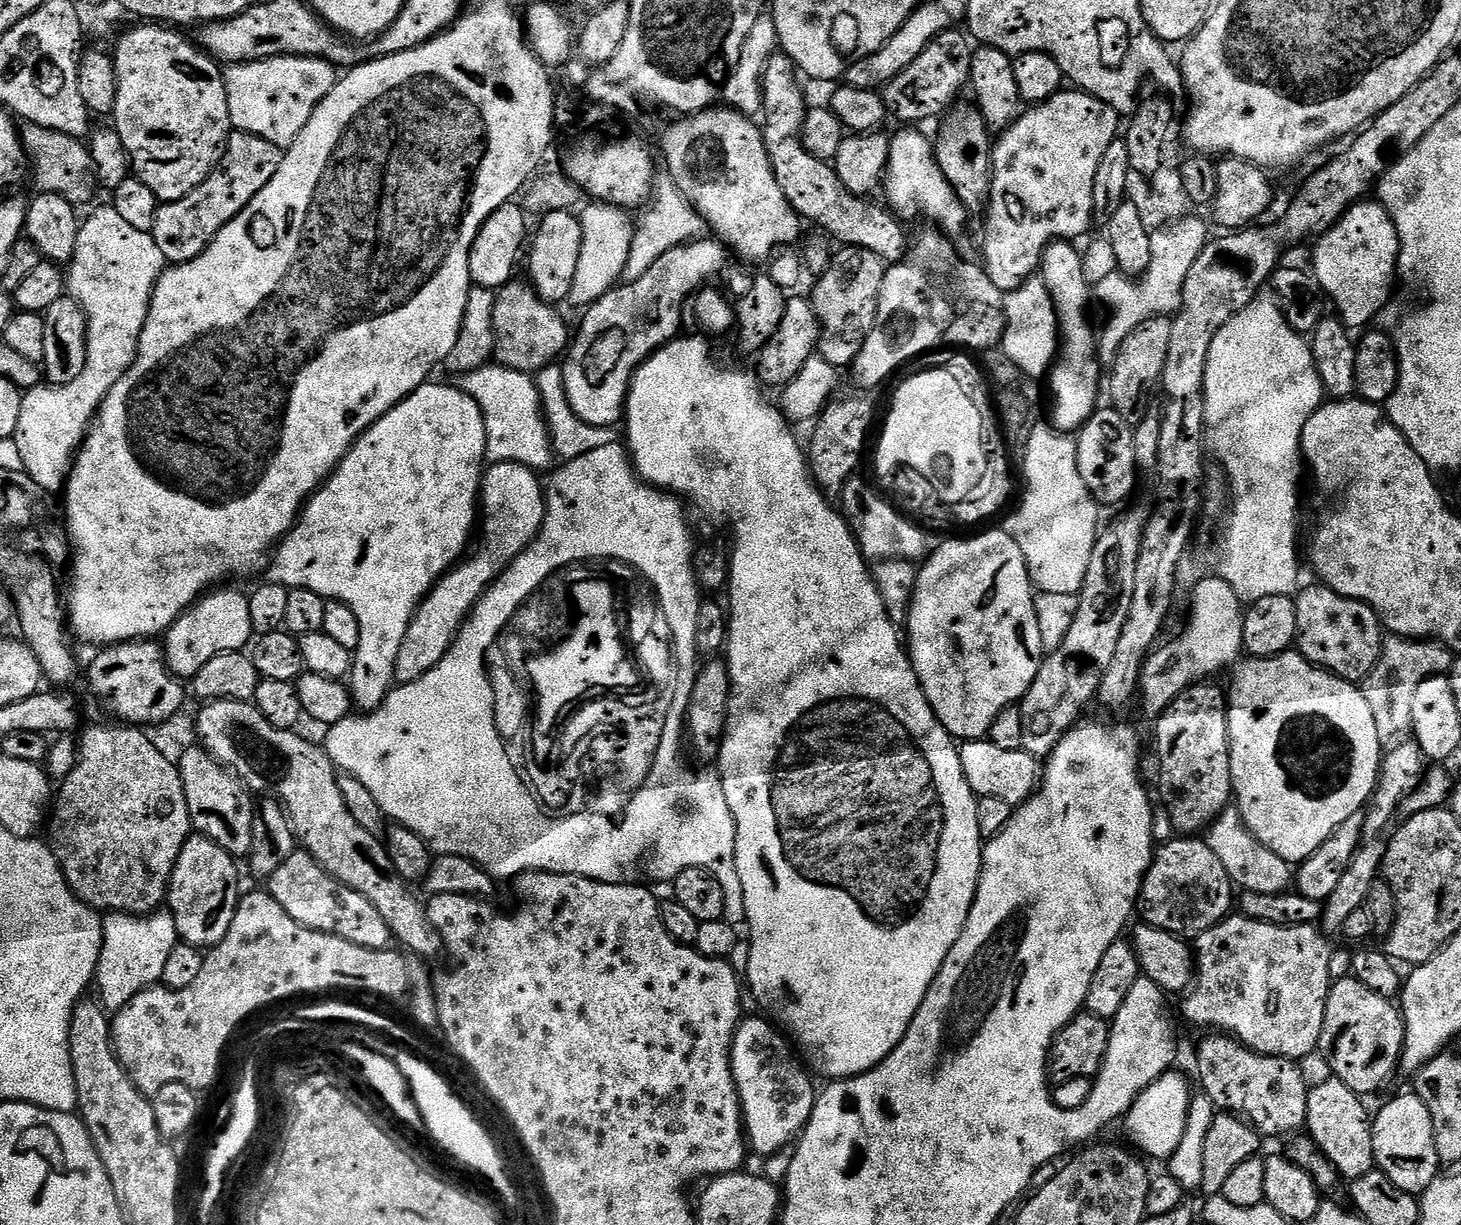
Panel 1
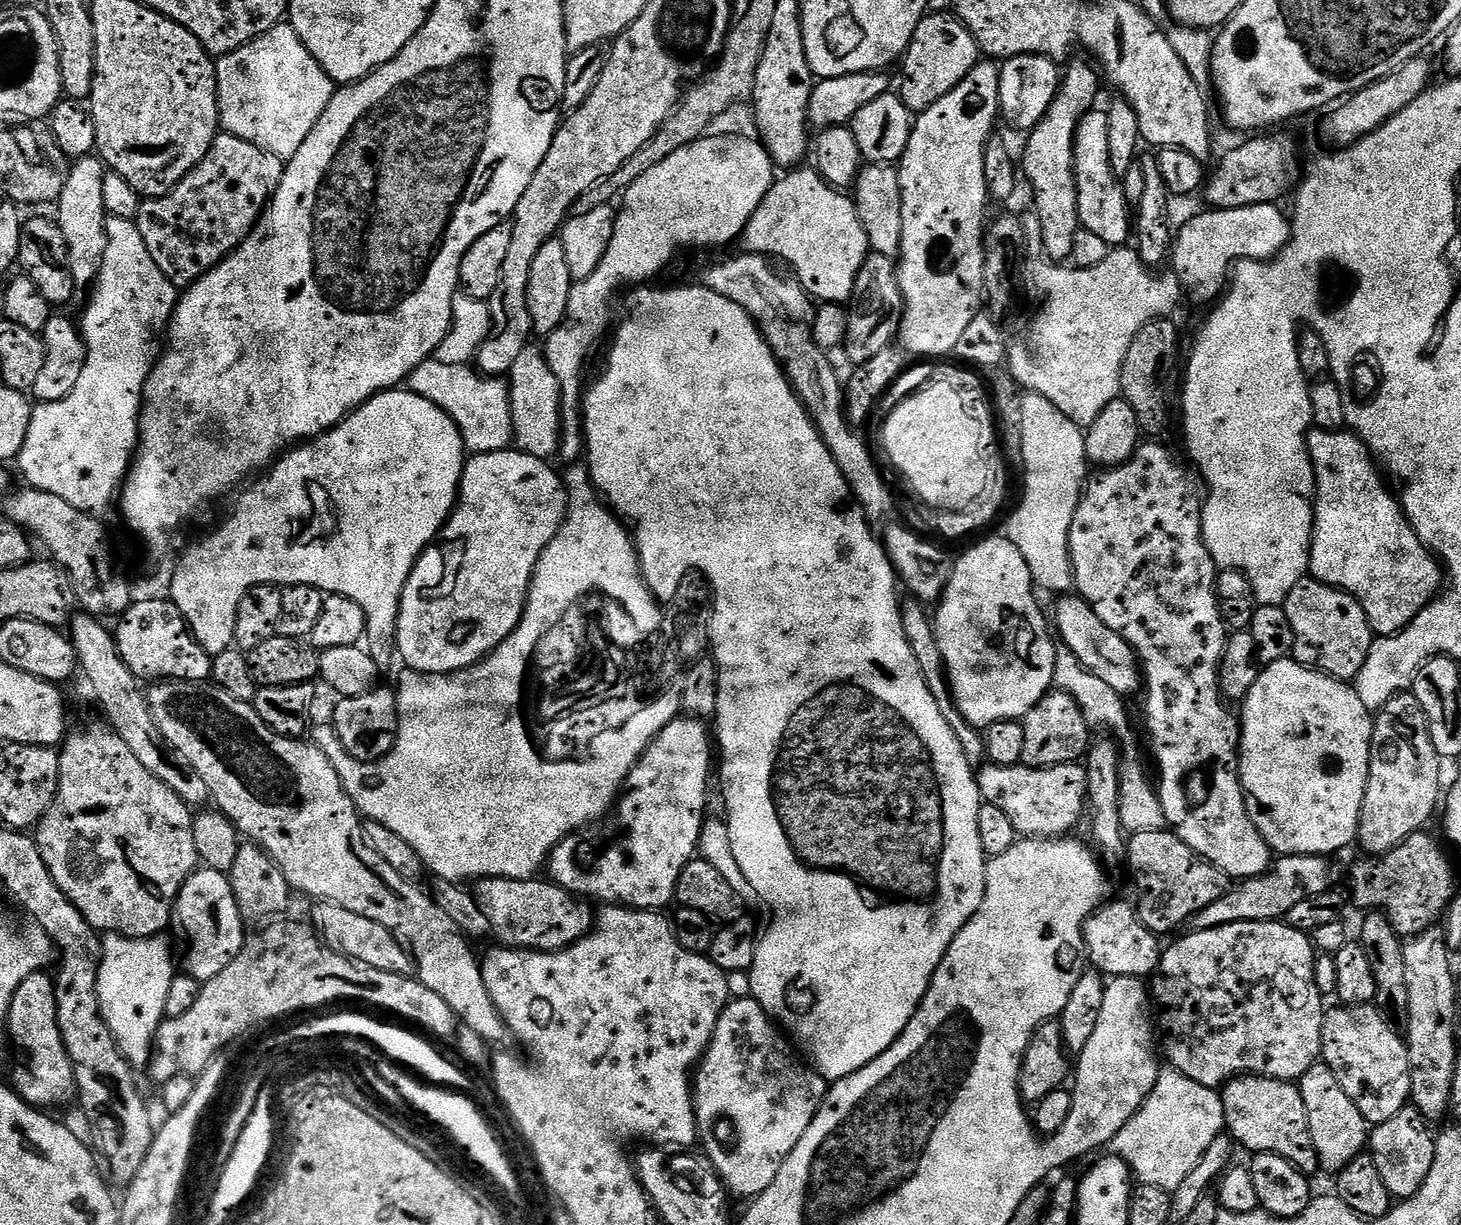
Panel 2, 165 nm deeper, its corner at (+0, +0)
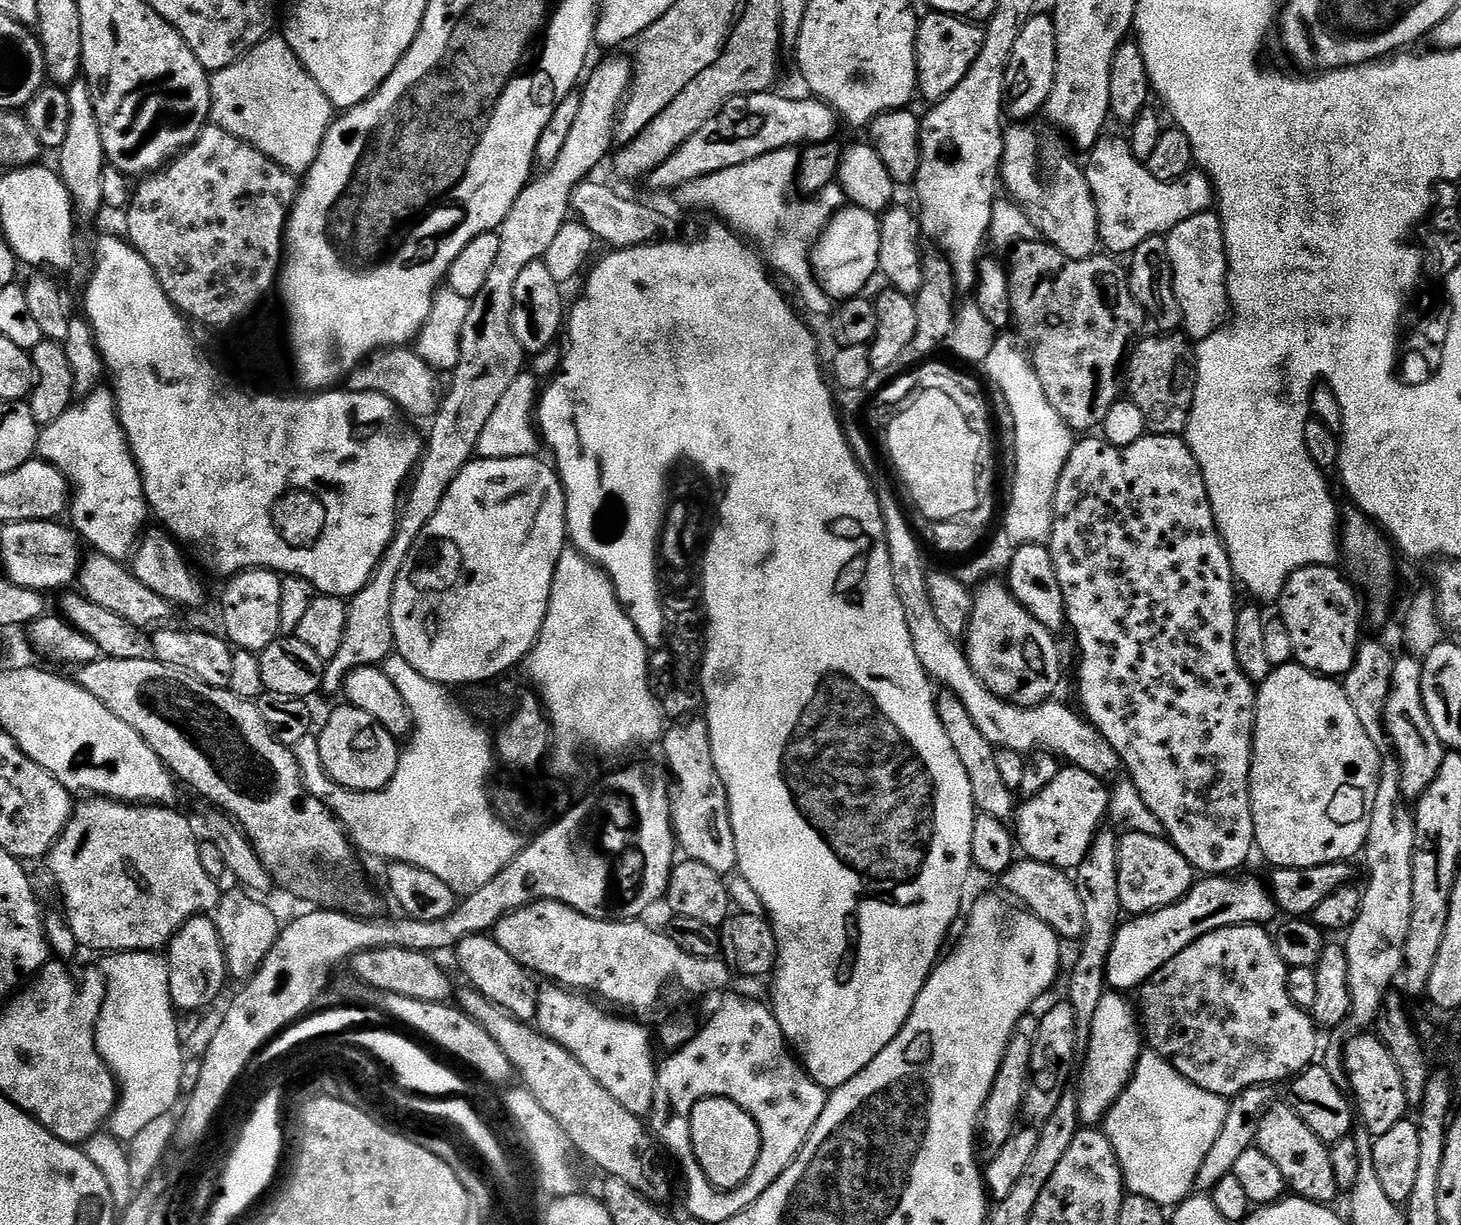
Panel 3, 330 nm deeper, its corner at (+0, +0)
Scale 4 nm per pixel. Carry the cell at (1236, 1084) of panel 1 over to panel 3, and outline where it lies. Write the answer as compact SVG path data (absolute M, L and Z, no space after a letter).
M1273 1103L1266 1118L1262 1118L1258 1126L1255 1147L1260 1148L1266 1158L1271 1158L1278 1165L1278 1170L1282 1170L1282 1178L1286 1178L1289 1189L1295 1195L1325 1206L1337 1203L1336 1195L1341 1195L1342 1190L1338 1182L1334 1182L1334 1165L1330 1162L1329 1145L1321 1142L1318 1134L1314 1134L1314 1130L1310 1130L1310 1126L1298 1118L1291 1103Z

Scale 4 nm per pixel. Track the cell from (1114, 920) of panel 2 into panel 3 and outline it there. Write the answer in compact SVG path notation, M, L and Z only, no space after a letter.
M1020 858L999 877L998 884L1013 896L1009 897L1017 905L1023 906L1042 922L1046 922L1046 926L1053 928L1061 941L1079 941L1083 937L1086 914L1082 914L1082 898L1078 898L1075 879L1065 869L1055 868L1046 862Z

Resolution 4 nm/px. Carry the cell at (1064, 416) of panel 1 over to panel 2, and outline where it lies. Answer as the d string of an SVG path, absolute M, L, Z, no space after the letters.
M1091 63L1088 64L1076 64L1069 72L1067 69L1063 73L1060 92L1042 122L1038 122L1038 126L1027 133L1024 160L1022 156L1022 176L1028 179L1032 196L1036 199L1034 215L1039 224L1038 243L1055 262L1071 261L1074 238L1082 228L1078 214L1080 191L1076 189L1076 131L1082 117L1093 111L1095 104L1092 103L1102 85L1097 69Z

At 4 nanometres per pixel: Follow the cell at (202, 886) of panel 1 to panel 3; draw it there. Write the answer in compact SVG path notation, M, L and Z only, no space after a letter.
M205 914L190 918L178 930L178 934L168 943L166 949L168 973L170 974L170 998L177 1013L203 1013L220 996L224 980L229 979L224 947L216 929L215 919Z

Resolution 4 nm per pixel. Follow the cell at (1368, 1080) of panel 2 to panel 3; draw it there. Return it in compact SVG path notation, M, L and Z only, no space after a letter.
M1353 1036L1356 1037L1349 1044L1343 1045L1346 1084L1358 1113L1359 1123L1360 1120L1364 1123L1361 1124L1363 1131L1375 1138L1386 1134L1386 1130L1392 1129L1393 1126L1398 1126L1398 1122L1409 1115L1410 1105L1406 1098L1406 1086L1402 1086L1402 1074L1398 1074L1398 1066L1394 1066L1394 1058L1390 1058L1390 1050L1386 1050L1379 1036Z

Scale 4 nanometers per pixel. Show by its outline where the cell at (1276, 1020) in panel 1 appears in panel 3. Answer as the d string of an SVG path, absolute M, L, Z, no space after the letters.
M1243 924L1233 928L1214 930L1202 938L1198 938L1198 942L1186 946L1186 950L1182 950L1182 954L1177 954L1175 958L1170 958L1170 962L1166 962L1166 966L1162 966L1162 970L1158 970L1158 974L1151 976L1144 983L1144 987L1139 989L1138 1016L1142 1021L1142 1036L1146 1041L1147 1047L1151 1051L1157 1052L1174 1070L1178 1070L1178 1074L1182 1074L1182 1078L1186 1078L1191 1084L1206 1090L1210 1094L1231 1098L1242 1094L1242 1090L1250 1090L1259 1084L1277 1086L1276 1084L1282 1083L1283 1080L1288 1082L1299 1076L1305 1068L1309 1067L1317 1059L1316 1032L1318 1033L1318 1025L1309 1013L1294 1006L1288 989L1289 967L1278 954L1273 933L1268 931L1267 927L1258 924Z

